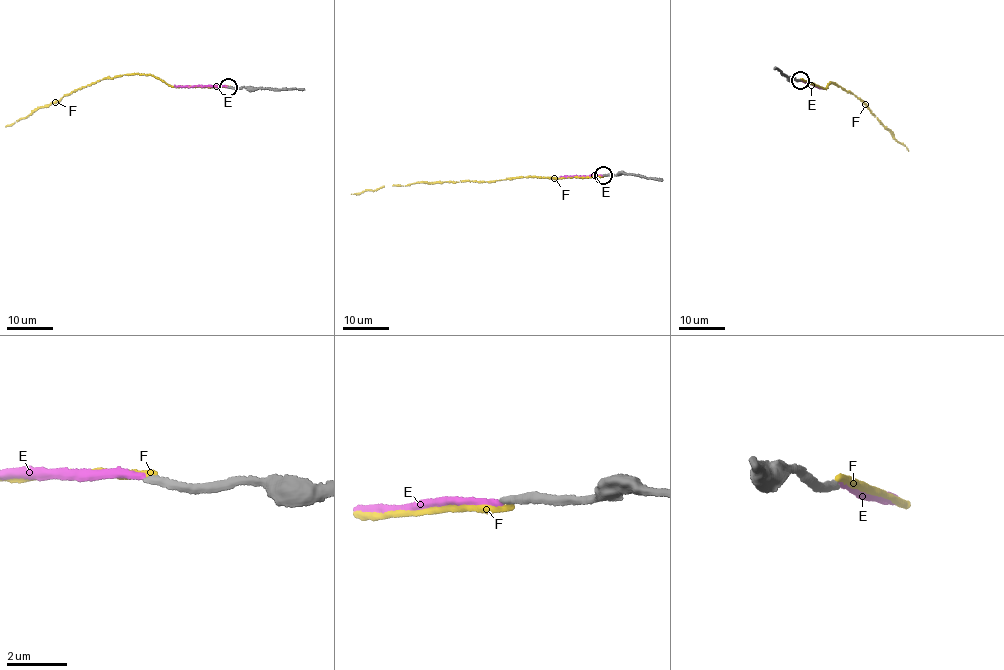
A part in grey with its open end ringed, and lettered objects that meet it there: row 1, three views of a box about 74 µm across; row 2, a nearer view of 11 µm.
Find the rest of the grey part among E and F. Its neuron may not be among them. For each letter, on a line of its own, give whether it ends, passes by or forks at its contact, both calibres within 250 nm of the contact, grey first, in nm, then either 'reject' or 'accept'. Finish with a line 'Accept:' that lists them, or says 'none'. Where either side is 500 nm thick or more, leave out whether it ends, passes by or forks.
E: it ends there; 240 nm thick on the grey side, 220 nm on the other; accept
F: it ends there; 280 nm thick on the grey side, 220 nm on the other; reject
Accept: E

